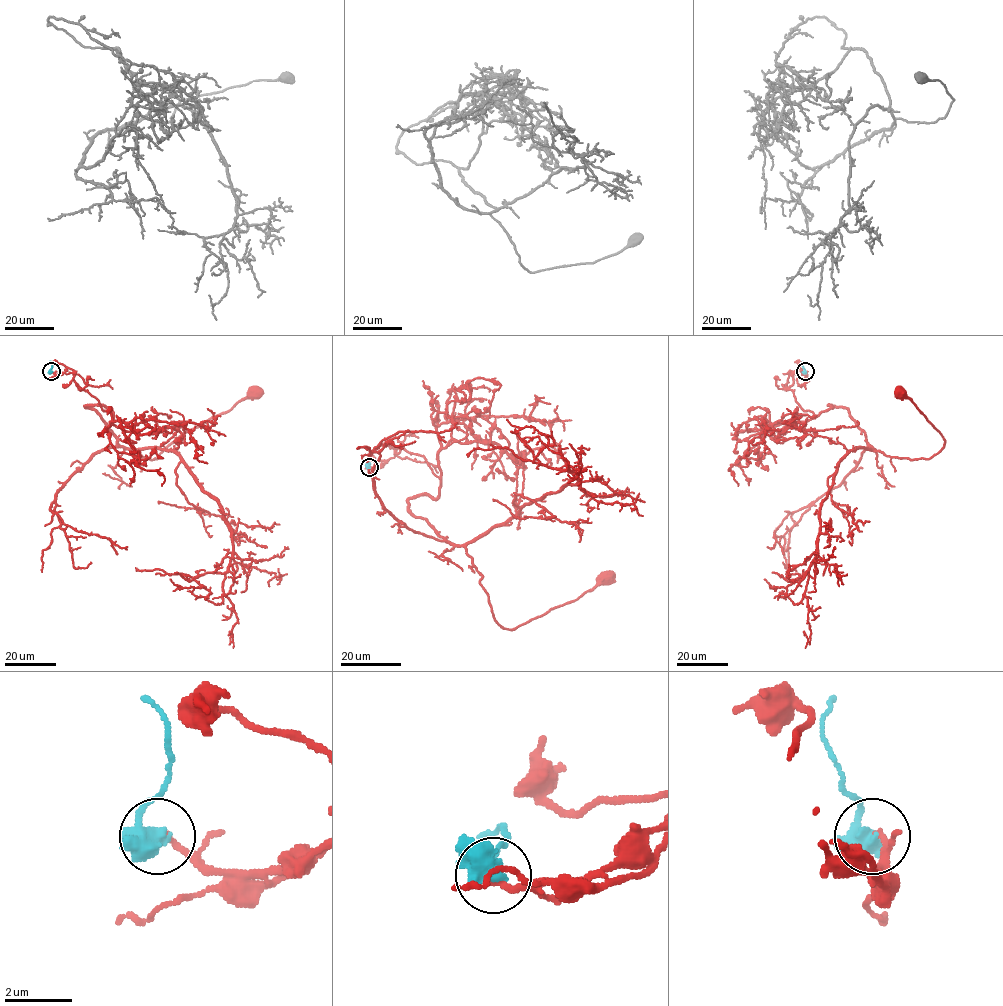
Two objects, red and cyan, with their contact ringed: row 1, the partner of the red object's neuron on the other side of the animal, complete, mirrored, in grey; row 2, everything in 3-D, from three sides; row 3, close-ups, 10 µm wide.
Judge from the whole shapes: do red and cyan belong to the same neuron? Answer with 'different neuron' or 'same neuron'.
same neuron

